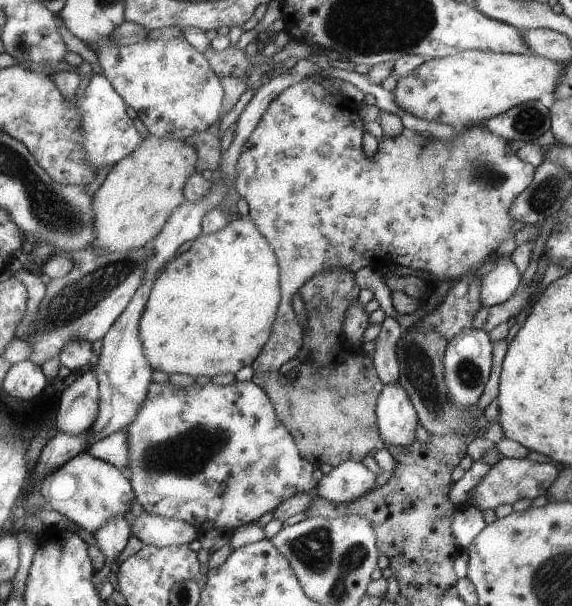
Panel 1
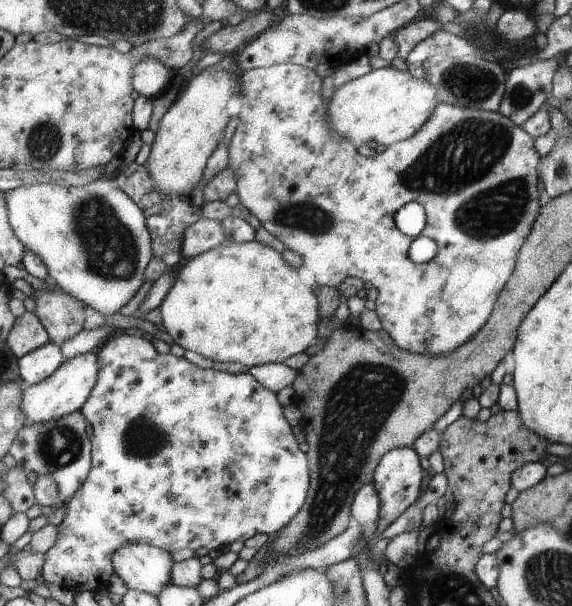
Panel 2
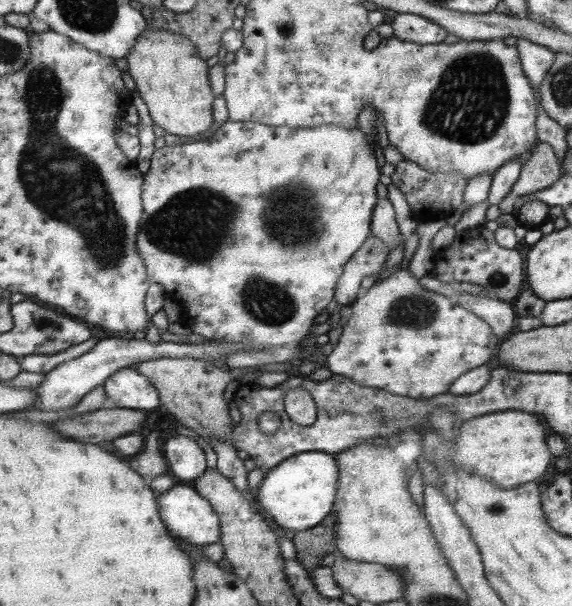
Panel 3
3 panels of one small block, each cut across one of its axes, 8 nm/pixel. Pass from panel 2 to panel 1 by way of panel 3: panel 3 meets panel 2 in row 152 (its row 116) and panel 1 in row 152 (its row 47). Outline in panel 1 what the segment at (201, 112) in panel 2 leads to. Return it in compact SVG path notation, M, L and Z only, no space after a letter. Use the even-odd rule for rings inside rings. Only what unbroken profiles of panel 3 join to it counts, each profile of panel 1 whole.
M152 135L146 137L135 151L123 156L119 163L113 164L97 191L93 193L91 212L95 240L91 240L89 248L101 248L107 253L129 252L142 248L149 240L153 240L161 232L171 211L185 200L182 190L186 180L196 170L197 160L197 153L189 144L183 144L183 139L157 138Z

